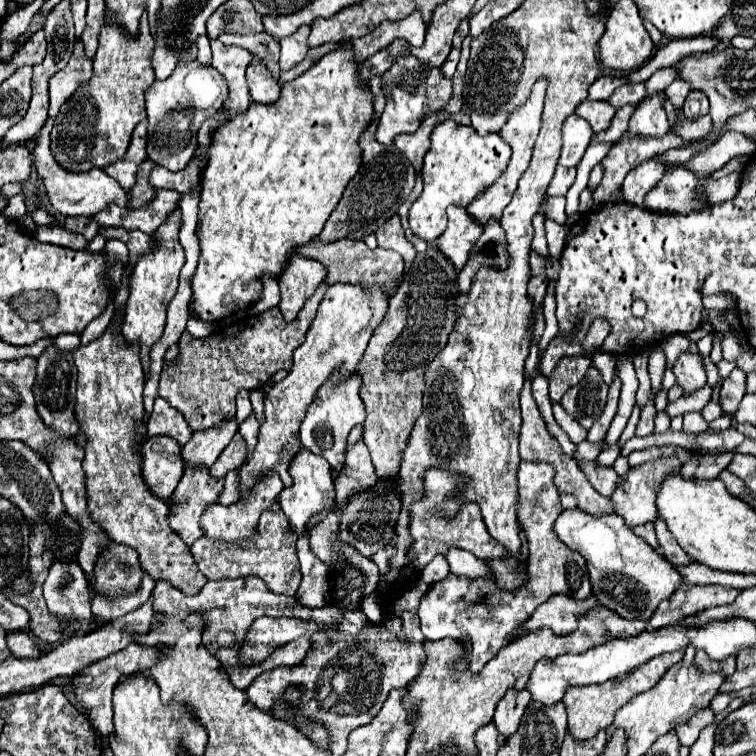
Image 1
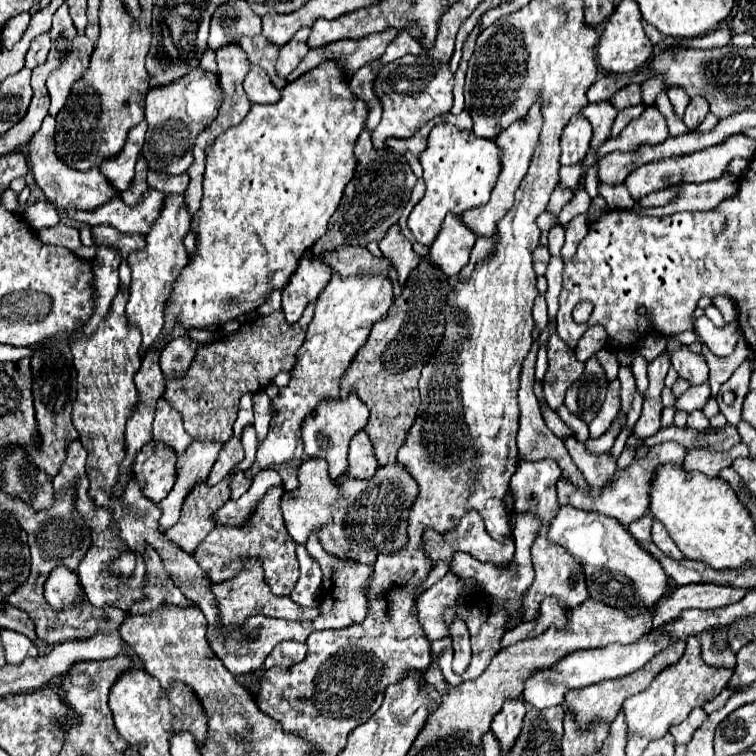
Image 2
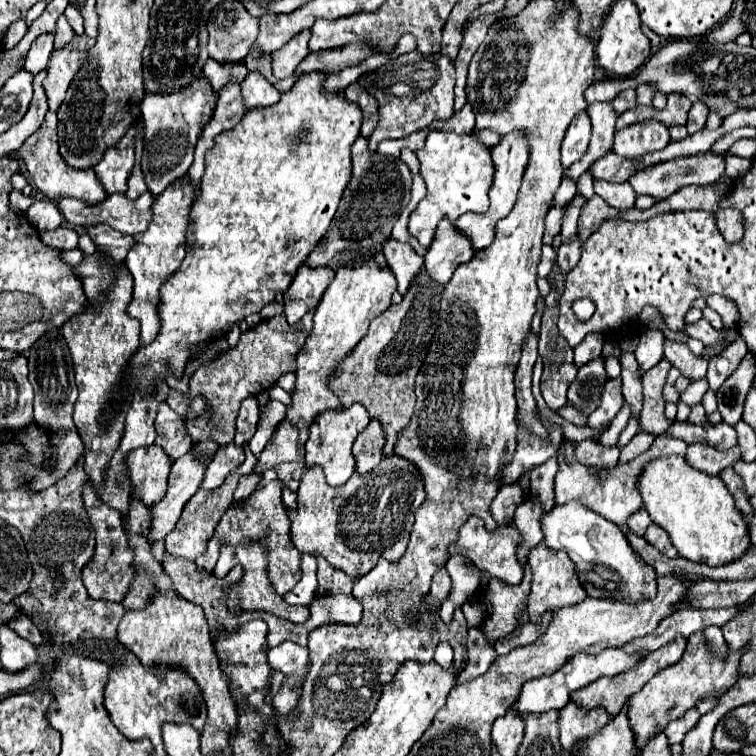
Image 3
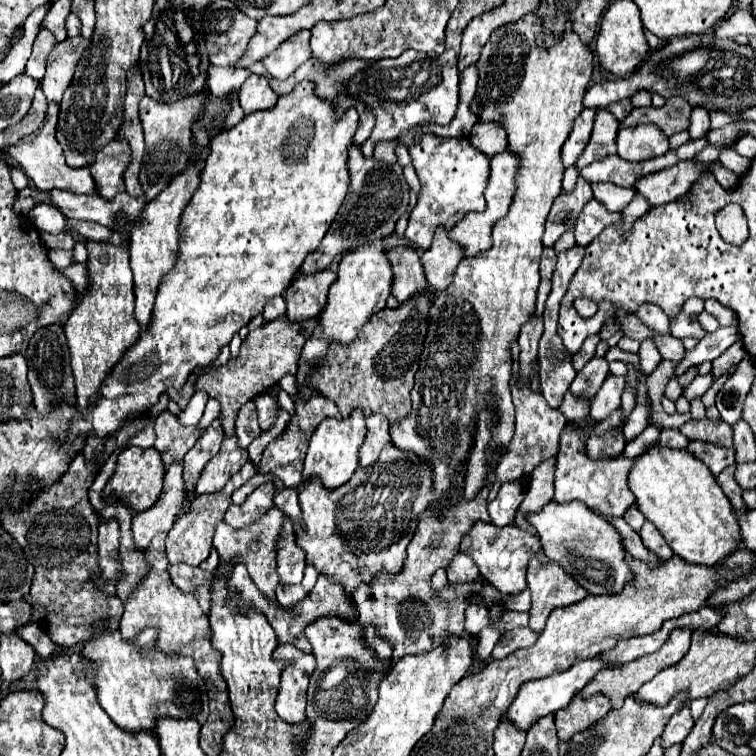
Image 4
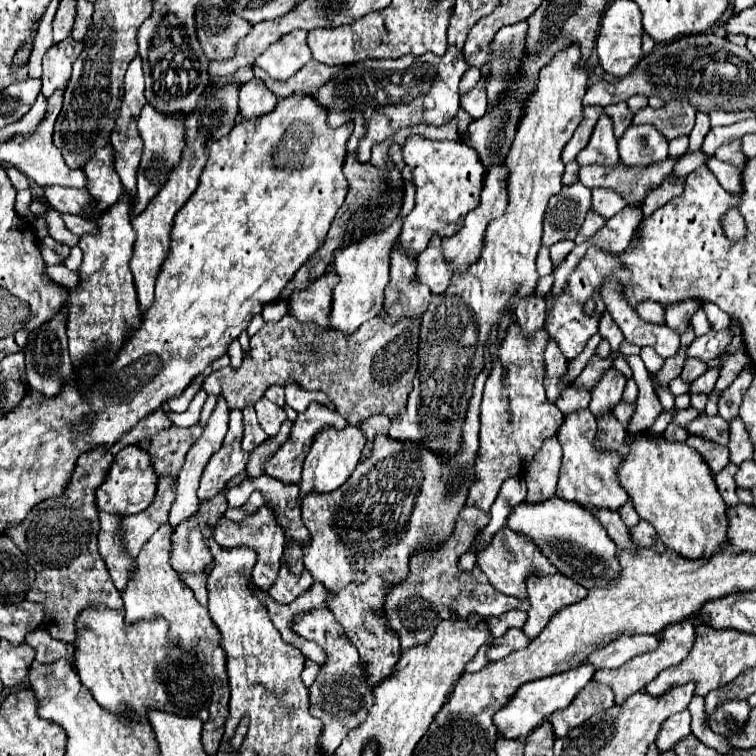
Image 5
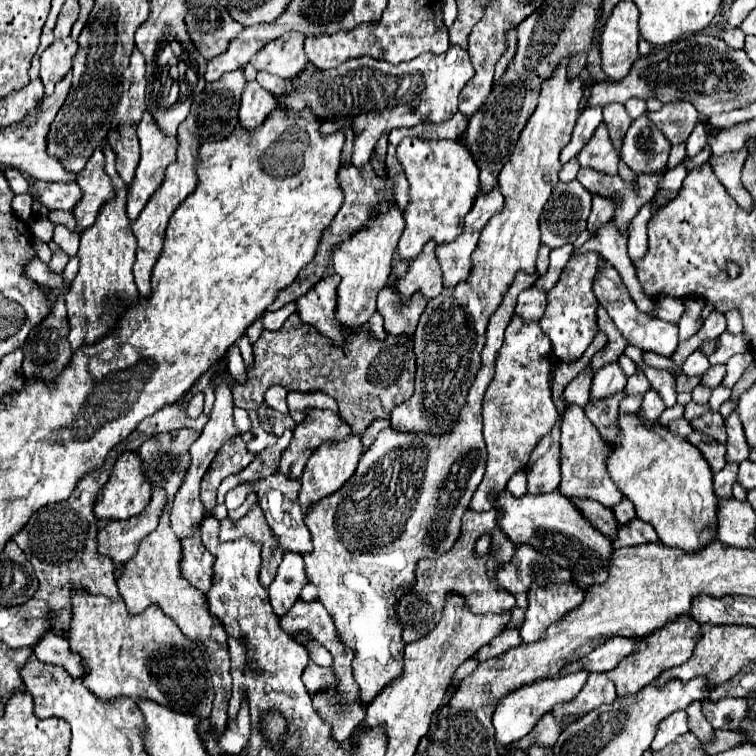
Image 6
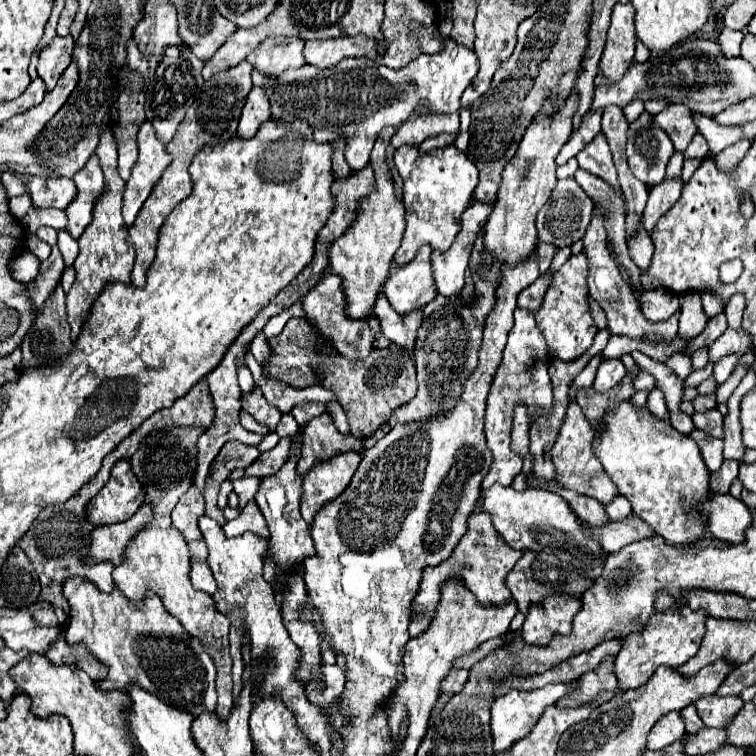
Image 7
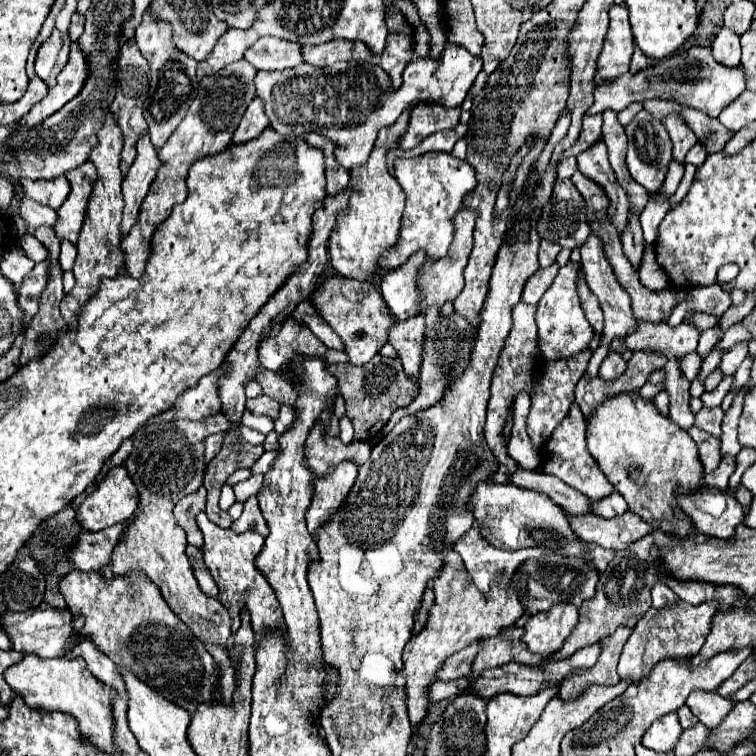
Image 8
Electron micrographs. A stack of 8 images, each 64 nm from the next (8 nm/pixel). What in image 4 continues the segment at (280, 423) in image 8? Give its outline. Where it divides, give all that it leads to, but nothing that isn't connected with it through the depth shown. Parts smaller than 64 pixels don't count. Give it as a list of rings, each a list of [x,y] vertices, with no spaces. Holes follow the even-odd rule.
[[[268,393],[261,394],[255,399],[259,426],[262,431],[268,431],[276,420],[279,405]]]

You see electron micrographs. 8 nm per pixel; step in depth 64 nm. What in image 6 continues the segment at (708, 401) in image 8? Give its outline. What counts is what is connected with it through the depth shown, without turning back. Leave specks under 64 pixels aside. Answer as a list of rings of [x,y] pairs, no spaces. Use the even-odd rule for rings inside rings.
[[[691,401],[685,406],[684,418],[691,421],[693,418],[701,416],[710,410],[708,403],[698,404],[694,401]]]

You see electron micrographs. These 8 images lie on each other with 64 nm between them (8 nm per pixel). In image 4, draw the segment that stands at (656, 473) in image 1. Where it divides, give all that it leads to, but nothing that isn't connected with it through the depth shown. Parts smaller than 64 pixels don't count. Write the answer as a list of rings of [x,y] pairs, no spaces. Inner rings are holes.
[[[588,416],[578,422],[568,422],[564,426],[564,432],[560,434],[560,450],[558,450],[558,466],[556,466],[556,480],[554,480],[554,500],[556,502],[570,502],[570,500],[580,500],[584,502],[590,510],[596,514],[608,518],[608,516],[624,516],[626,508],[634,504],[634,496],[628,490],[626,478],[628,478],[628,468],[632,468],[632,460],[624,458],[622,454],[616,458],[600,458],[592,460],[584,446],[586,438],[580,436],[580,430],[592,428],[594,420]],[[666,428],[660,434],[658,446],[660,448],[664,448],[664,446],[666,448],[686,448],[688,446],[688,438],[684,434],[680,434],[680,430],[676,430],[676,428]]]

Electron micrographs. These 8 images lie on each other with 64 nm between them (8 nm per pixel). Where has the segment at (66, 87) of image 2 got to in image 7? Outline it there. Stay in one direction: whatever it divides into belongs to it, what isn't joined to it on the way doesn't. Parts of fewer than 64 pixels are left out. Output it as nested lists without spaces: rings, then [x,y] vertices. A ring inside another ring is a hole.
[[[70,34],[68,36],[54,36],[54,40],[40,50],[38,76],[46,82],[48,90],[52,90],[56,86],[56,80],[70,64],[72,50],[74,50],[74,40]]]

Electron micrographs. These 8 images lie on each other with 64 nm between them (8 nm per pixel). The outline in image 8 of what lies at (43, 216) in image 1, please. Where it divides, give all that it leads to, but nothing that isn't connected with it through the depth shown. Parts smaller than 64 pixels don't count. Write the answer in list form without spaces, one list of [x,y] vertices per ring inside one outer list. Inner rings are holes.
[[[62,242],[62,252],[60,252],[62,270],[72,270],[74,260],[76,260],[76,246],[68,244],[68,242]]]

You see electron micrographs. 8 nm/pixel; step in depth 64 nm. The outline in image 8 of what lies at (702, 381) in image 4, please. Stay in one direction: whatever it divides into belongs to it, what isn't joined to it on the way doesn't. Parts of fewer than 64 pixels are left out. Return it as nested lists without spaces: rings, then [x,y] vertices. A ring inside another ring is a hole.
[[[740,342],[740,344],[734,344],[730,350],[726,350],[724,358],[722,358],[722,372],[724,376],[730,376],[736,372],[736,368],[742,364],[742,360],[748,356],[748,344],[746,342]]]

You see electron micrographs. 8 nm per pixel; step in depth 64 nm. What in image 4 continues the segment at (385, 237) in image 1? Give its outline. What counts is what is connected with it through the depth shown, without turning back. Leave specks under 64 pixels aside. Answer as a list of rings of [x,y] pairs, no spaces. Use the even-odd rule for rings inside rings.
[[[394,248],[388,252],[388,260],[394,270],[394,282],[390,292],[398,300],[398,304],[404,304],[410,298],[430,290],[428,282],[424,280],[424,272],[420,268],[420,258],[416,250]]]

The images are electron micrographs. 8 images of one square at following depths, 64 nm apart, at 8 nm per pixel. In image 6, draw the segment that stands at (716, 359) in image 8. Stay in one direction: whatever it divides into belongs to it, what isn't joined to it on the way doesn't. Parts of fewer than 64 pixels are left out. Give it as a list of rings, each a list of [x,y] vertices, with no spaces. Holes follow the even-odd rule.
[[[678,374],[676,376],[676,388],[678,388],[678,392],[692,392],[698,384],[700,384],[700,380],[702,380],[702,376],[686,376],[686,374]]]

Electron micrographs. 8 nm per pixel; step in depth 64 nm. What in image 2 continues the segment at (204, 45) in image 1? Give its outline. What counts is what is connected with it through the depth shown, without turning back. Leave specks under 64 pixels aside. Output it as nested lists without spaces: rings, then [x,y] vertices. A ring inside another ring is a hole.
[[[208,50],[208,52],[202,56],[202,62],[200,62],[200,66],[202,66],[202,70],[206,70],[206,72],[212,72],[214,76],[220,76],[220,72],[218,72],[218,66],[216,66],[216,60],[214,60],[214,52],[212,52],[212,50]]]

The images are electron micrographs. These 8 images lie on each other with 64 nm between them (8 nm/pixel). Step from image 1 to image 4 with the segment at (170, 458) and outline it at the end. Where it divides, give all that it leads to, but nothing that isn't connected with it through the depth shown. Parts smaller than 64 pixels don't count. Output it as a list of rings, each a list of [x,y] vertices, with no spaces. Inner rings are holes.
[[[128,446],[118,454],[116,460],[116,468],[112,478],[108,480],[108,484],[104,486],[102,496],[108,502],[120,502],[132,510],[132,512],[144,512],[146,508],[150,508],[158,496],[160,496],[160,484],[164,482],[164,464],[160,464],[160,456],[154,448],[142,450],[136,446]]]

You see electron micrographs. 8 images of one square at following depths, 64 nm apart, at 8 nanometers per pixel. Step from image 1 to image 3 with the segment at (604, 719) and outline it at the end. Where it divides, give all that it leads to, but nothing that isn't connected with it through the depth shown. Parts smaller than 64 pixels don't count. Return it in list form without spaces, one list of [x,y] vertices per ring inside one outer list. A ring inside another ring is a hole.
[[[676,636],[672,642],[668,642],[668,644],[662,646],[660,650],[646,654],[646,656],[644,656],[634,668],[630,668],[628,672],[620,672],[620,674],[616,674],[616,676],[612,676],[612,678],[610,678],[610,676],[602,676],[602,678],[598,678],[596,682],[588,684],[586,688],[580,688],[580,690],[572,692],[572,702],[578,702],[578,704],[582,704],[582,706],[586,706],[586,708],[606,706],[608,714],[614,716],[616,712],[620,712],[620,708],[626,704],[626,700],[628,700],[632,694],[636,694],[654,674],[658,674],[658,672],[664,670],[666,666],[676,664],[676,662],[682,658],[684,650],[686,650],[686,638],[684,638],[684,636]]]

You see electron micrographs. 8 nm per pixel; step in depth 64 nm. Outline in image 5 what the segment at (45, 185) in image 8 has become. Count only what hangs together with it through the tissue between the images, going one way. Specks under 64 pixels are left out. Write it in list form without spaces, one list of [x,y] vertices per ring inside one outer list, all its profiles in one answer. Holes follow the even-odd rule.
[[[46,186],[44,188],[44,202],[58,210],[68,214],[80,214],[86,204],[92,204],[92,198],[84,188],[66,188],[66,186]]]

